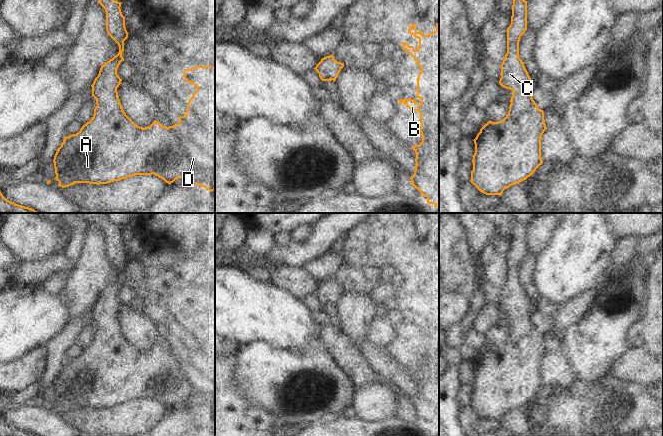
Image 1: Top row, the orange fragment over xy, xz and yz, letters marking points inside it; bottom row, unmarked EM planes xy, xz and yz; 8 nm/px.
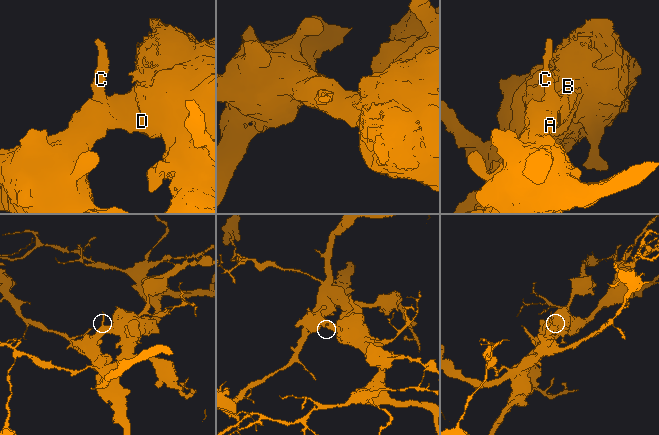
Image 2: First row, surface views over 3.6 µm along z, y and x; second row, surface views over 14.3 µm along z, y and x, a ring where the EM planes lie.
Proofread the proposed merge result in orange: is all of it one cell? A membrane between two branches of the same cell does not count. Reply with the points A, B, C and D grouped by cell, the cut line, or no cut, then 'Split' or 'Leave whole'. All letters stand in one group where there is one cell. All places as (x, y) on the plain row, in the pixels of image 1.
Groups: A B C D. No split. Leave whole.

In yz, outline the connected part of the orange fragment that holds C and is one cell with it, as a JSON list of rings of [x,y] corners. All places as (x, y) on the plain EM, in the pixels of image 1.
[[[513,222],[511,248],[507,252],[507,277],[501,288],[499,308],[513,315],[511,328],[502,345],[488,345],[473,364],[473,394],[470,406],[486,419],[499,419],[512,409],[518,408],[533,399],[543,387],[541,382],[541,361],[547,353],[544,335],[537,331],[529,313],[531,302],[519,281],[519,265],[527,254],[527,225]]]

